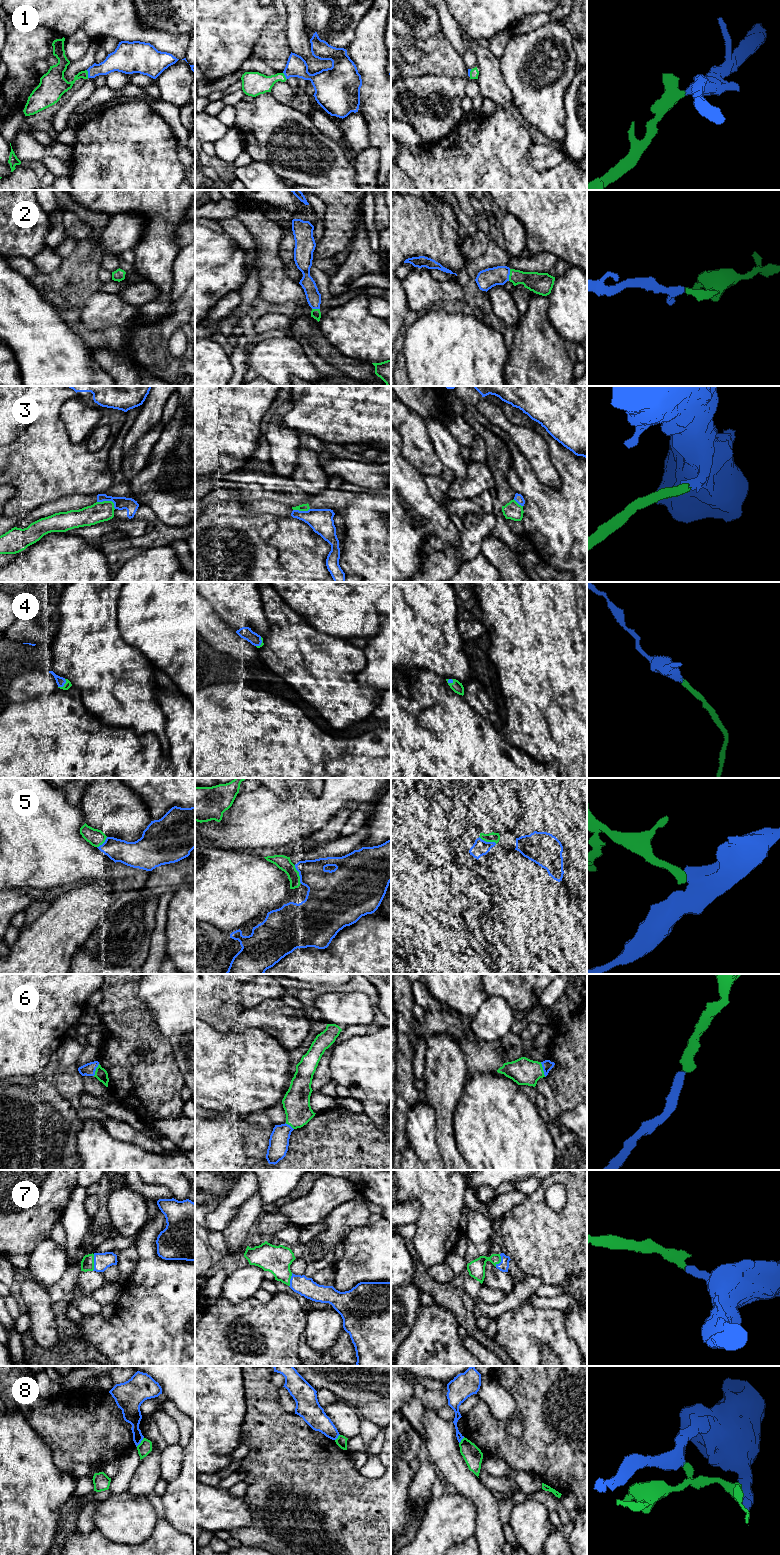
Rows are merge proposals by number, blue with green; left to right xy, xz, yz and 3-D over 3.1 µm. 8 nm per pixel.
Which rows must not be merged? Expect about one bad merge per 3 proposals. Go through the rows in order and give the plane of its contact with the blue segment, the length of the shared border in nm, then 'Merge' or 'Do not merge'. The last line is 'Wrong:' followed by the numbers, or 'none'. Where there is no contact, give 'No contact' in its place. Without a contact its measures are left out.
1: Touches blue in xy. Shared border 70 nm. Merge
2: Touches blue in yz. Shared border 100 nm. Merge
3: Touches blue in xy. Shared border 160 nm. Do not merge
4: Touches blue in xy. Shared border 90 nm. Merge
5: Touches blue in xz. Shared border 160 nm. Merge
6: Touches blue in yz. Shared border 130 nm. Merge
7: Touches blue in xy. Shared border 140 nm. Merge
8: Touches blue in xy. Shared border 100 nm. Do not merge
Wrong: 3, 8

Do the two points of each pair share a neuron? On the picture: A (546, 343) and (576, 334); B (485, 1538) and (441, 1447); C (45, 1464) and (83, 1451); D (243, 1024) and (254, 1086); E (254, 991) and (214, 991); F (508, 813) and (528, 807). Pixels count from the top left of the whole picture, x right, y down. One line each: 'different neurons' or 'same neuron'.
A: different neurons
B: same neuron
C: different neurons
D: different neurons
E: different neurons
F: different neurons

